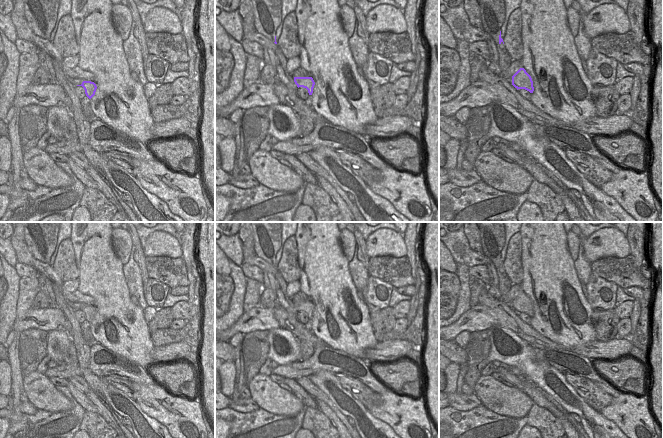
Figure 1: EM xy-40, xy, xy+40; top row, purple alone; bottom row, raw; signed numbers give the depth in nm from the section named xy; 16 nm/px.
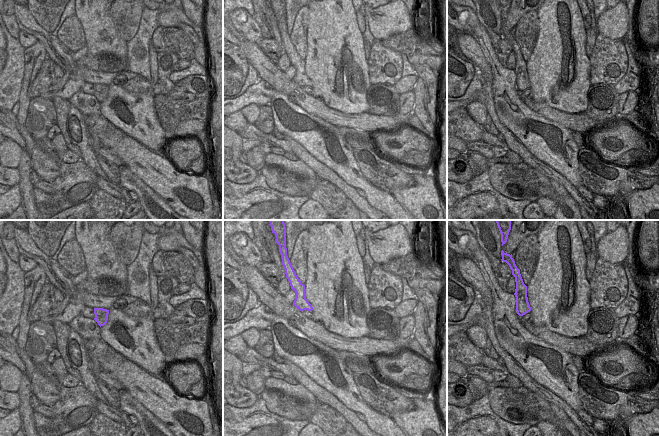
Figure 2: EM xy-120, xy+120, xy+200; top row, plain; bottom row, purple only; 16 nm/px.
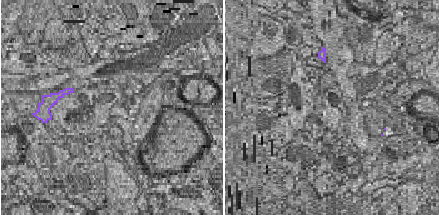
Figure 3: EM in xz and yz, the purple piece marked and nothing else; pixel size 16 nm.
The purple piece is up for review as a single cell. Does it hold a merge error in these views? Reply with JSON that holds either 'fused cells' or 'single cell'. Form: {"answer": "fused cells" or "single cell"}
{"answer": "single cell"}

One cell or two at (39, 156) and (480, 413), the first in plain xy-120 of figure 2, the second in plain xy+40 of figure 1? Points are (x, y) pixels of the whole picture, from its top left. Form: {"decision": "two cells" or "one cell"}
{"decision": "two cells"}

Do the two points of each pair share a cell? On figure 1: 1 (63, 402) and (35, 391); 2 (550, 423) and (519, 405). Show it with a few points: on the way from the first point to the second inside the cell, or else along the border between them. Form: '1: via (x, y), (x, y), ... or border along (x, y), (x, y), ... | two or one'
1: via (56, 402), (42, 394) | one
2: border along (534, 404), (526, 415) | two

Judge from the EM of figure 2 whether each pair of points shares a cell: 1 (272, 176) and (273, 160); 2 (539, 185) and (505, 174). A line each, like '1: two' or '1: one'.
1: two
2: one

